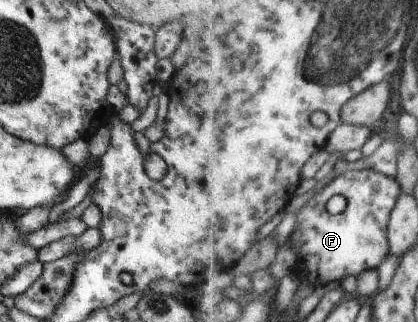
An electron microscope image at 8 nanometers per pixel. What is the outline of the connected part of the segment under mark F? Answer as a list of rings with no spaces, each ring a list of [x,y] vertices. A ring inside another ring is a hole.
[[[361,169],[344,172],[342,175],[333,178],[321,188],[308,202],[305,203],[297,214],[297,222],[290,234],[290,239],[299,250],[299,262],[291,270],[299,280],[305,280],[314,287],[326,286],[331,282],[341,282],[347,276],[358,276],[366,270],[373,270],[387,258],[391,253],[390,249],[390,216],[398,204],[402,186],[395,177],[387,176],[386,173],[375,169]],[[333,196],[343,196],[346,199],[346,208],[338,215],[329,214],[327,202]]]

